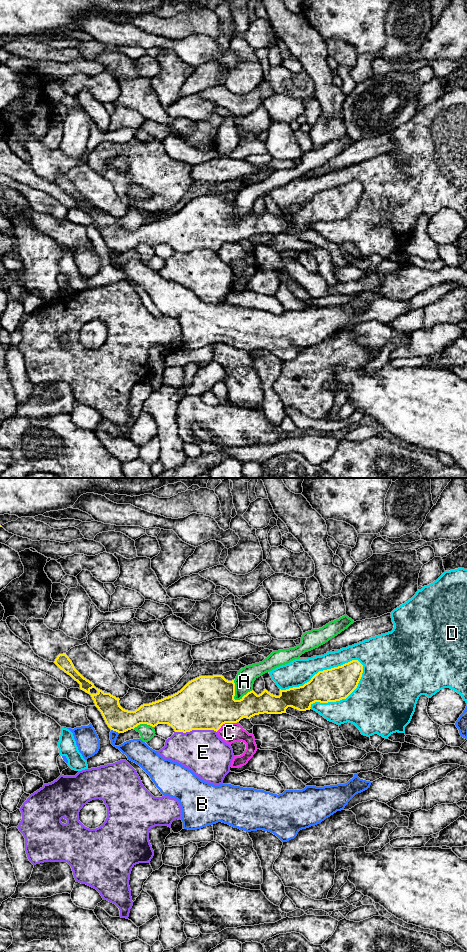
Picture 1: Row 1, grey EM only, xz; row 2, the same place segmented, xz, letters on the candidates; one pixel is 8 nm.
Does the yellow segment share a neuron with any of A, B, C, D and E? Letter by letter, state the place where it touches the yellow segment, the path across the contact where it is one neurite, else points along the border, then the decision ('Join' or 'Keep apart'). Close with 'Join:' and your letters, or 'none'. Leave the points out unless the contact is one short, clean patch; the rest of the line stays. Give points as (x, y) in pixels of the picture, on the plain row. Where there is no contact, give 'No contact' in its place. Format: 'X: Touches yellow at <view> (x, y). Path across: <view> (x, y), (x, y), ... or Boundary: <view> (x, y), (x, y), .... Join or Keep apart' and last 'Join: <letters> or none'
A: Touches yellow at xz (234, 211). Keep apart
B: Touches yellow at xz (115, 250). Keep apart
C: Touches yellow at xz (226, 242). Keep apart
D: Touches yellow at xz (321, 191). Keep apart
E: Touches yellow at xz (195, 249). Keep apart
Join: none

